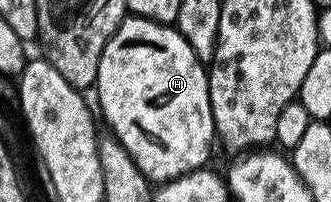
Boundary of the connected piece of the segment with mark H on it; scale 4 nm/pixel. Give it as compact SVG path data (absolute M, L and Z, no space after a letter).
M128 16L123 19L123 23L117 28L117 32L109 40L109 44L105 44L105 52L101 52L101 64L97 68L97 80L95 81L94 93L99 93L99 110L103 113L103 118L108 122L110 133L115 135L115 139L125 148L125 152L129 152L129 156L133 156L133 164L137 164L137 168L141 168L141 172L152 183L162 184L172 182L175 178L185 176L194 170L204 169L208 165L207 157L211 154L211 141L216 141L215 121L213 120L213 108L209 100L209 80L207 79L208 67L199 61L199 58L193 52L193 48L189 48L189 44L185 40L185 36L181 36L174 25L154 22L148 18L136 18Z

